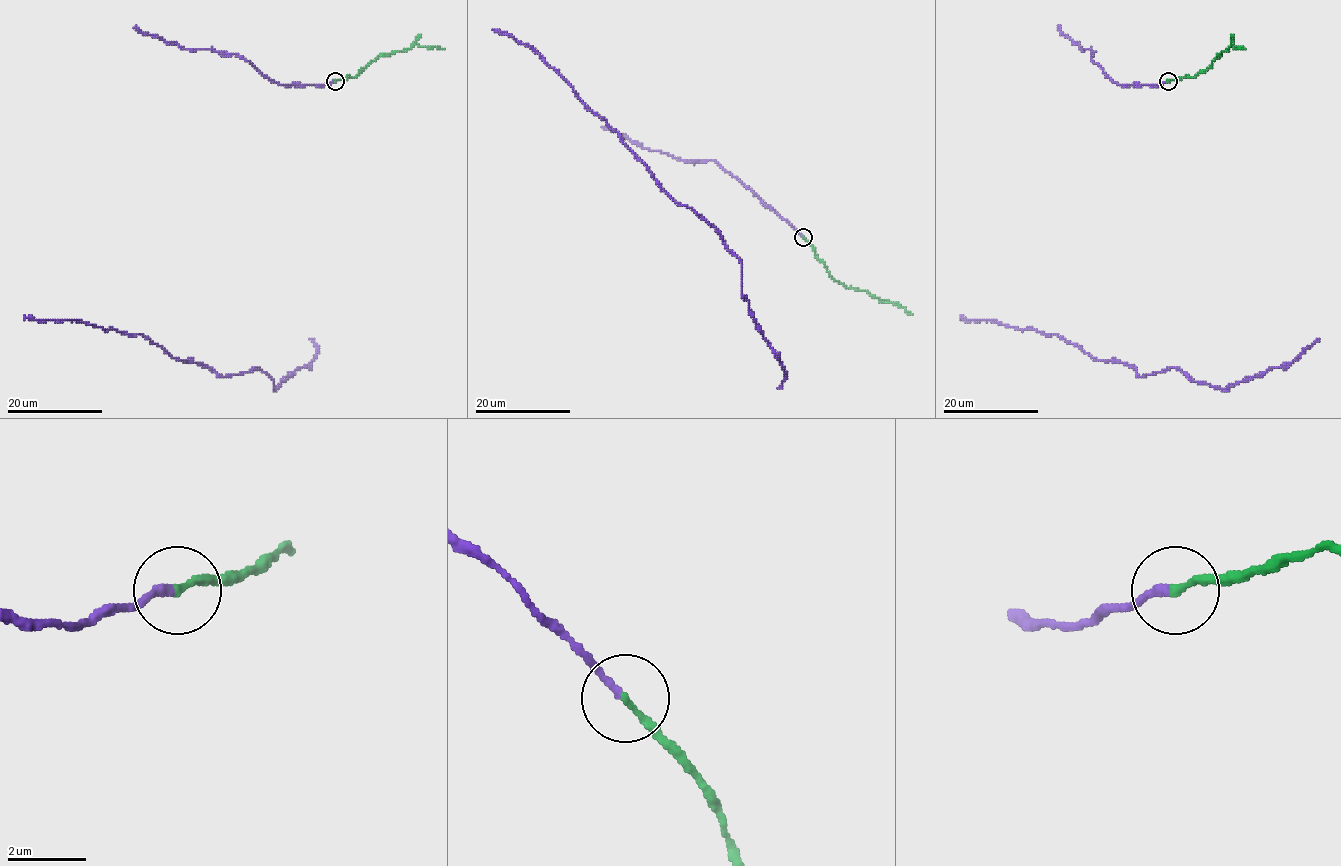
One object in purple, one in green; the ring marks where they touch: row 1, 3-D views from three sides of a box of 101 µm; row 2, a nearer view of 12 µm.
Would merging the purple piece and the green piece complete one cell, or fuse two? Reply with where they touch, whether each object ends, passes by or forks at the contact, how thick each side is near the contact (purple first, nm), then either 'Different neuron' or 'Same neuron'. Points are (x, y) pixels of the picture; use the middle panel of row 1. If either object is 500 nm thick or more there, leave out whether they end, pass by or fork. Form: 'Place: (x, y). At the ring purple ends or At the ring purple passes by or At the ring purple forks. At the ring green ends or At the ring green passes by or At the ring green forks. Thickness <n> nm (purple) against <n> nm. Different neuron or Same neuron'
Place: (803, 237). At the ring purple ends. At the ring green ends. Thickness 190 nm (purple) against 180 nm. Same neuron

